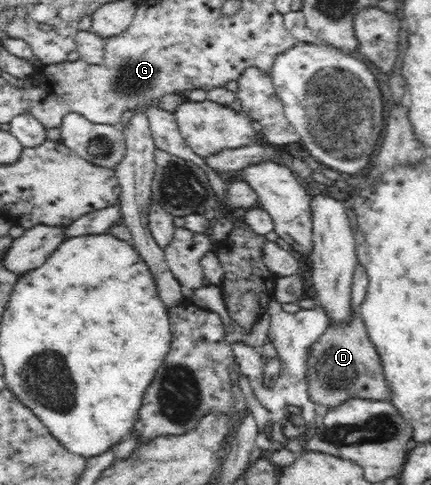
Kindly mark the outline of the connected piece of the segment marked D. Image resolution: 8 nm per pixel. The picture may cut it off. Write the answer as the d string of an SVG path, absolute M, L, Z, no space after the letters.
M357 316L340 326L330 325L308 349L308 397L315 404L329 408L352 398L389 401L392 391L386 382L383 366L375 346L369 339L364 322Z

